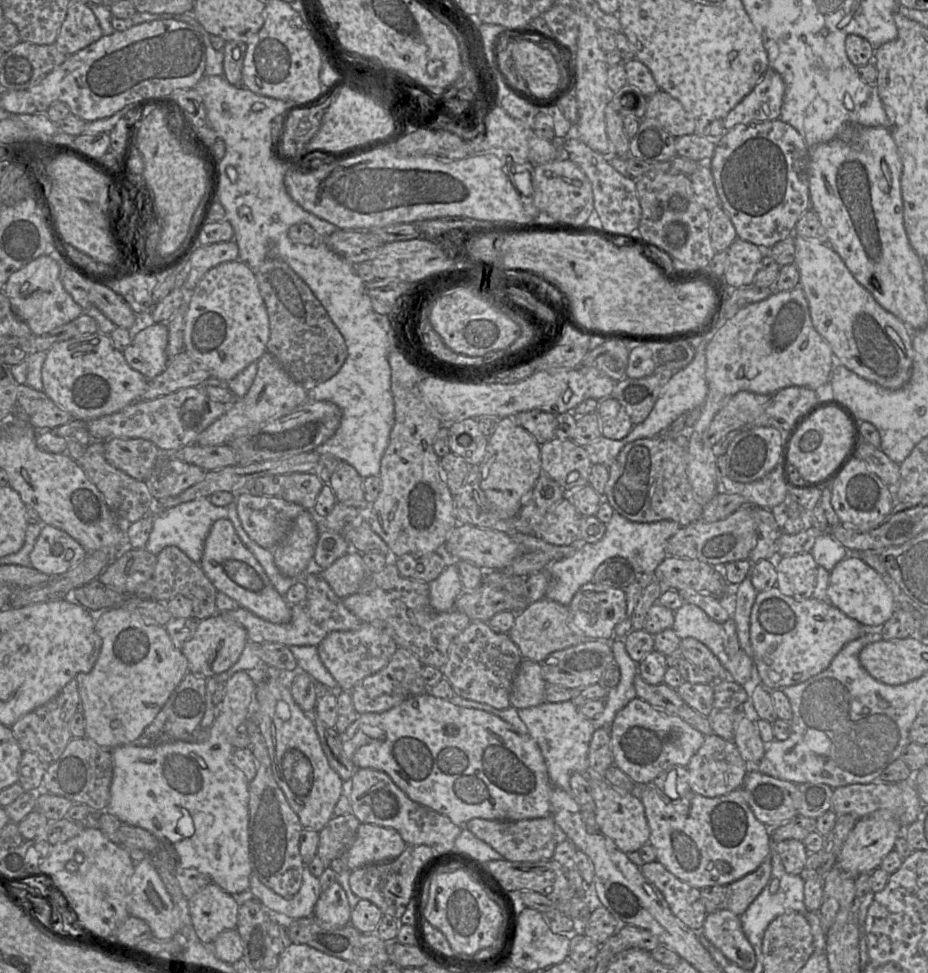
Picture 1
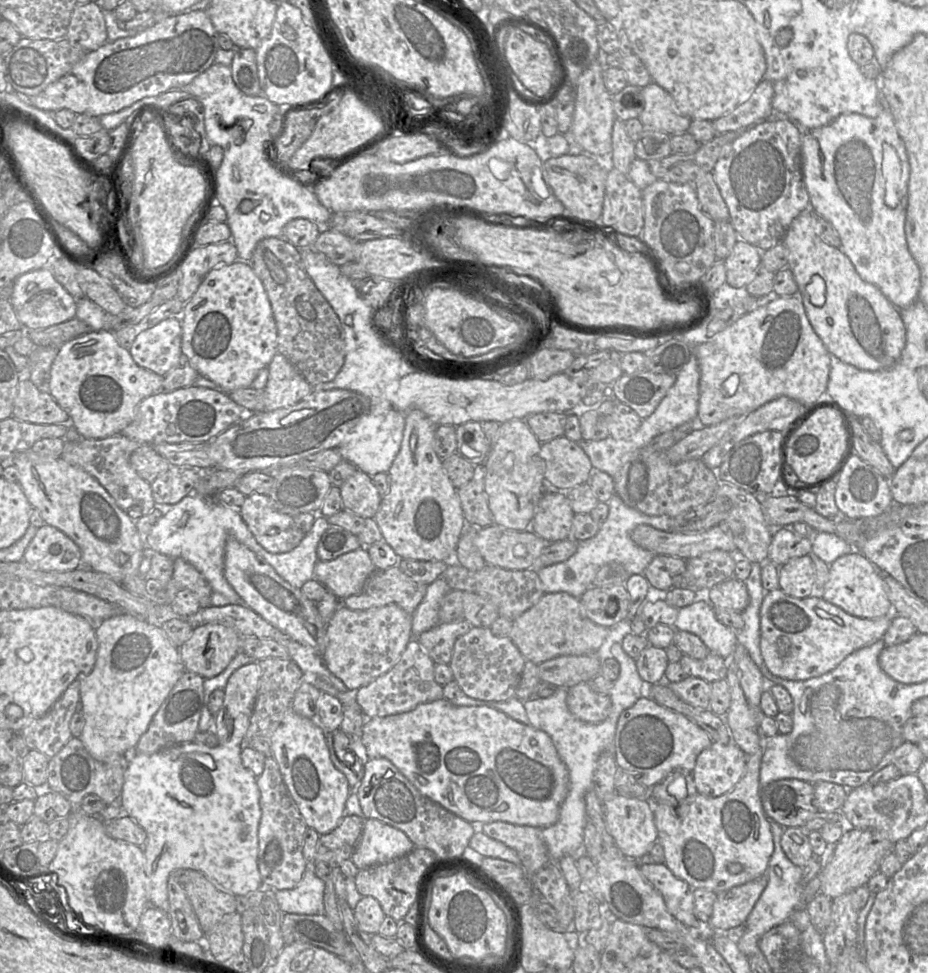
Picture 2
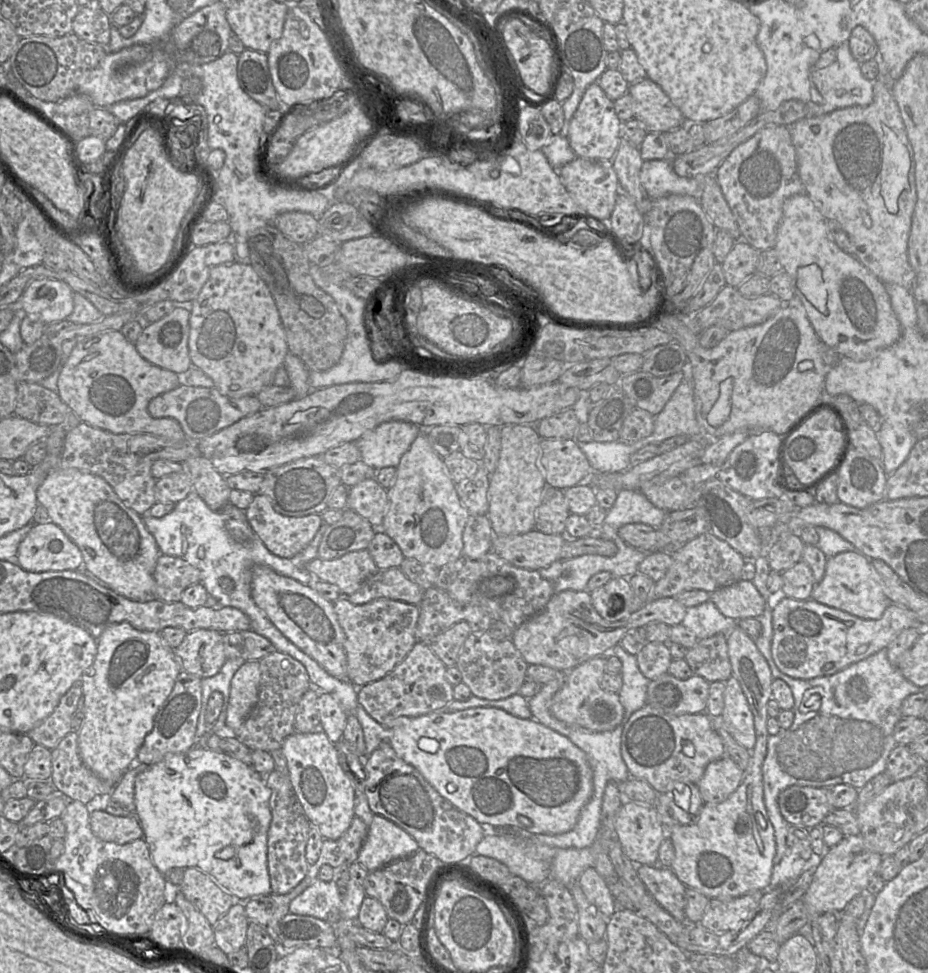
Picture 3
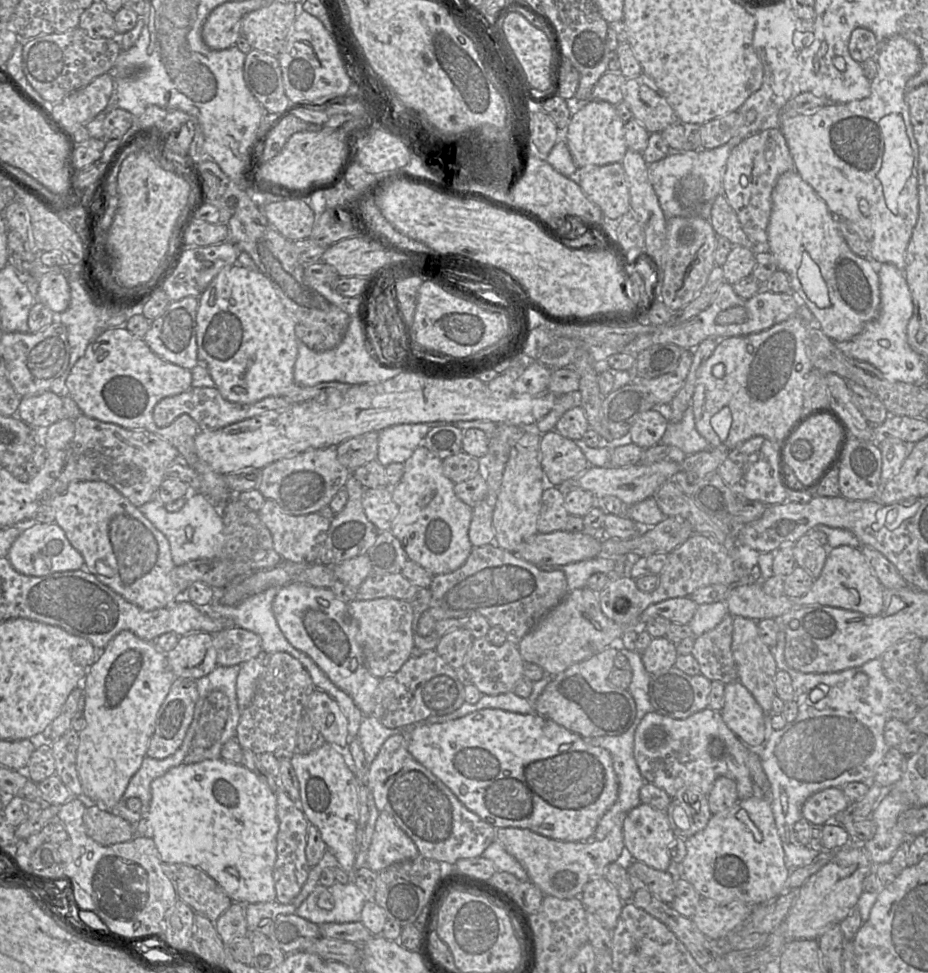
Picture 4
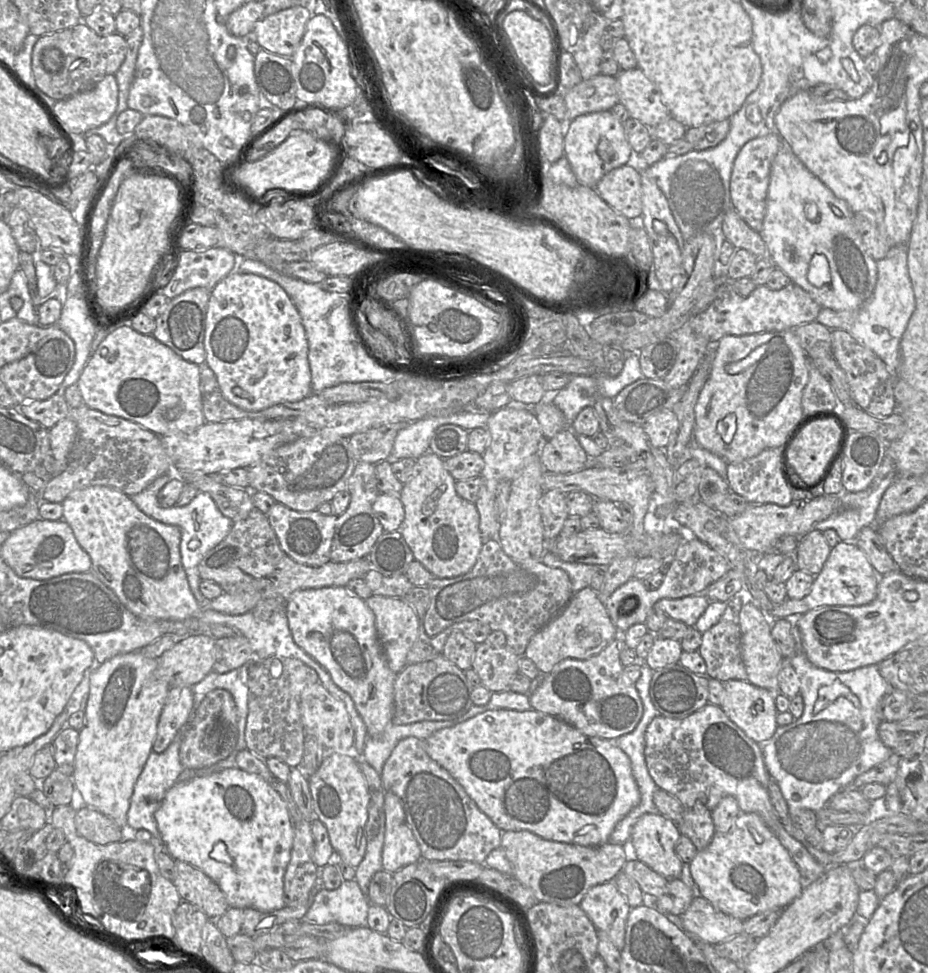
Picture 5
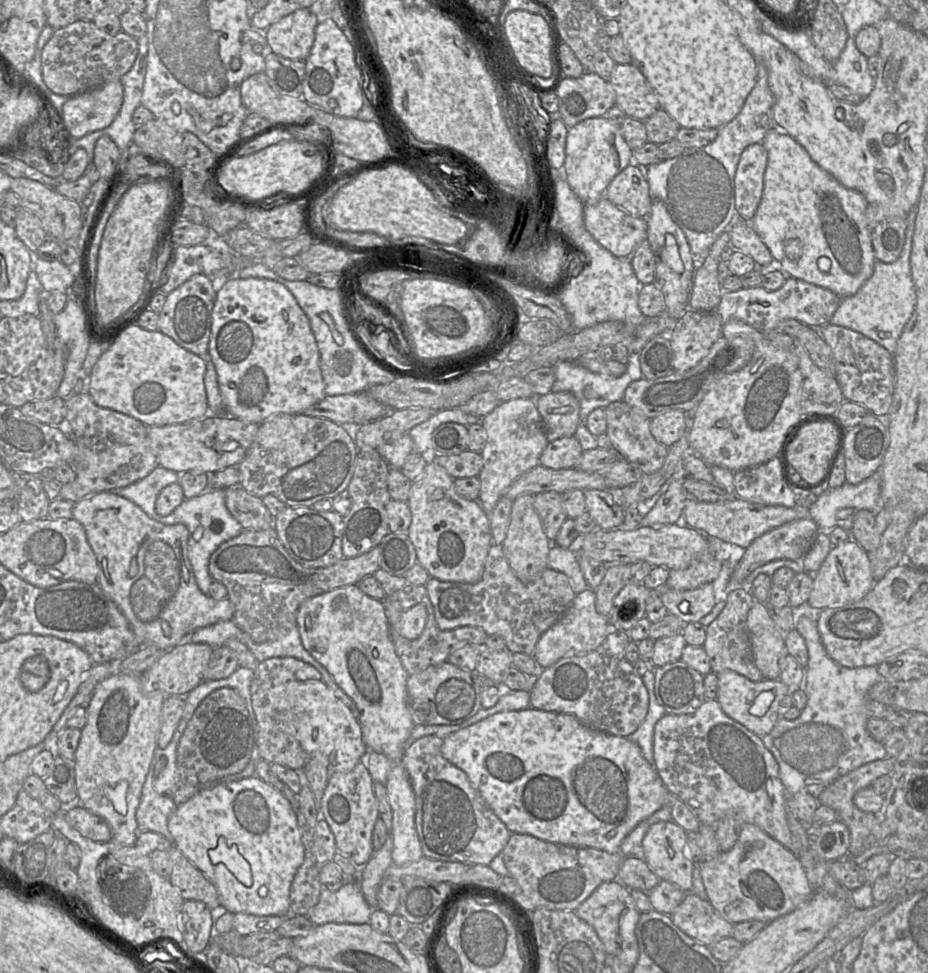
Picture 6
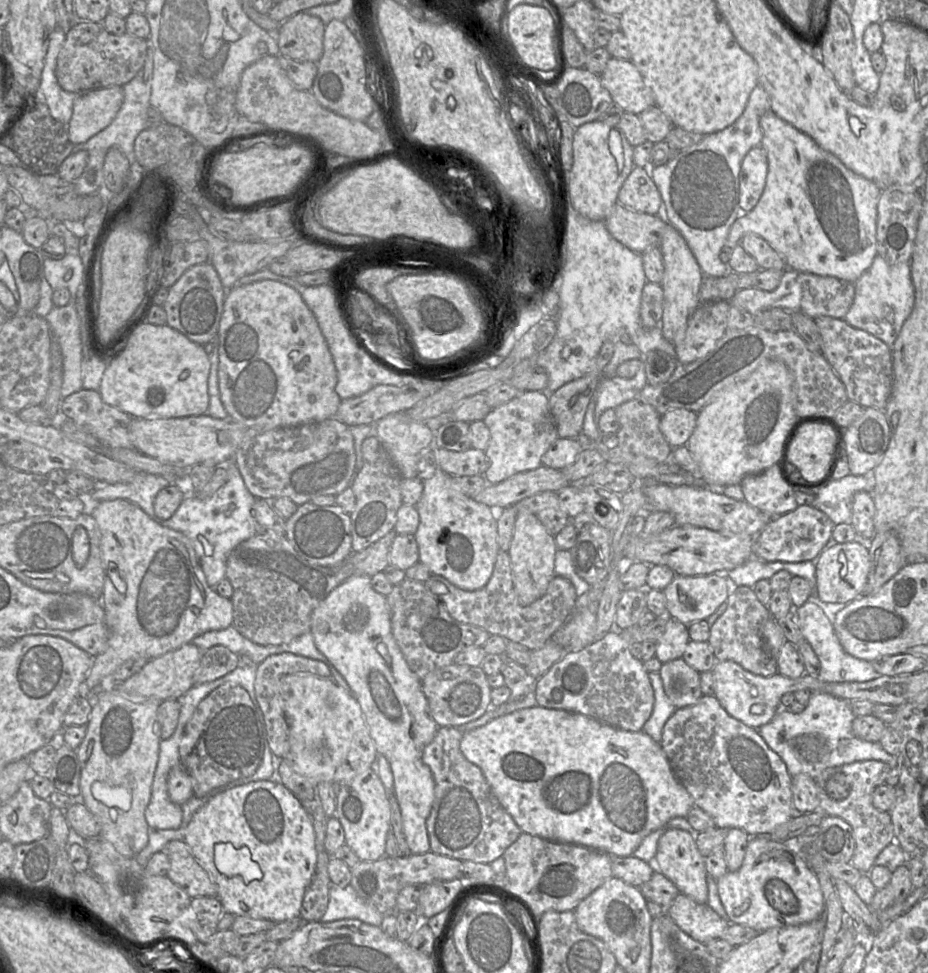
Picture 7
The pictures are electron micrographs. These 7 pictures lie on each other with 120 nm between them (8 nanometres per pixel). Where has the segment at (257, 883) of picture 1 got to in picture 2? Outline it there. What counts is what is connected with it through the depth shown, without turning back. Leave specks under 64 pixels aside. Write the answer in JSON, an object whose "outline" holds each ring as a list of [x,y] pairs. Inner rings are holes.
{"outline":[[[308,868],[295,888],[275,891],[275,897],[284,914],[321,915],[324,914],[324,887],[324,880]]]}

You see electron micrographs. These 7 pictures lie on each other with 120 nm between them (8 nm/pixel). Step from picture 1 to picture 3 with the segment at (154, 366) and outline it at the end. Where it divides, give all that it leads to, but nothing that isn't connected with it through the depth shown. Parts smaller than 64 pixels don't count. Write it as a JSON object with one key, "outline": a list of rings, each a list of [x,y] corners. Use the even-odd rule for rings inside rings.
{"outline":[[[177,304],[169,314],[157,322],[145,324],[142,333],[135,342],[139,354],[158,367],[181,376],[187,374],[192,367],[188,348],[190,312],[191,304]]]}

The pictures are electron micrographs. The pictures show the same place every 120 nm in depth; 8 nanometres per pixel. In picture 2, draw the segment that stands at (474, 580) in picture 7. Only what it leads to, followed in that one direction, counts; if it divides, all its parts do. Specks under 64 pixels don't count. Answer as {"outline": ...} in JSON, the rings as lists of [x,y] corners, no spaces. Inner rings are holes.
{"outline":[[[411,409],[405,413],[405,426],[400,449],[387,472],[388,492],[382,497],[374,520],[384,540],[393,548],[400,559],[423,561],[453,559],[455,564],[460,564],[457,557],[457,545],[466,529],[466,520],[457,489],[453,486],[444,469],[442,459],[436,454],[433,447],[436,426],[438,425],[435,425],[419,409]]]}

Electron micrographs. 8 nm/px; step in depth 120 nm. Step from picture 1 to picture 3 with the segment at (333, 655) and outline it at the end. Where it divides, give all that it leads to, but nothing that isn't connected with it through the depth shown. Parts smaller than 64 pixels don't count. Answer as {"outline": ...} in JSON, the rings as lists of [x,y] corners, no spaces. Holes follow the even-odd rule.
{"outline":[[[342,596],[334,602],[334,611],[345,633],[347,680],[357,688],[386,676],[407,656],[417,642],[417,605],[387,598],[355,605]]]}

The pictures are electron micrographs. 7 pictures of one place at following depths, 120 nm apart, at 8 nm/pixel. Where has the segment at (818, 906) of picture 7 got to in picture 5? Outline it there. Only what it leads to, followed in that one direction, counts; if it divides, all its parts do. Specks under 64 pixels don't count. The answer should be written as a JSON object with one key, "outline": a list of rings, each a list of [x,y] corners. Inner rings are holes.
{"outline":[[[741,812],[736,818],[734,825],[727,833],[715,832],[709,845],[705,849],[700,850],[696,853],[693,860],[689,863],[689,866],[691,876],[696,885],[696,893],[708,900],[714,908],[742,921],[745,921],[746,919],[758,913],[771,910],[783,910],[801,894],[804,888],[804,879],[801,876],[799,869],[796,863],[793,861],[791,855],[786,850],[786,848],[780,843],[780,841],[774,835],[774,833],[764,823],[762,818],[756,813]]]}

